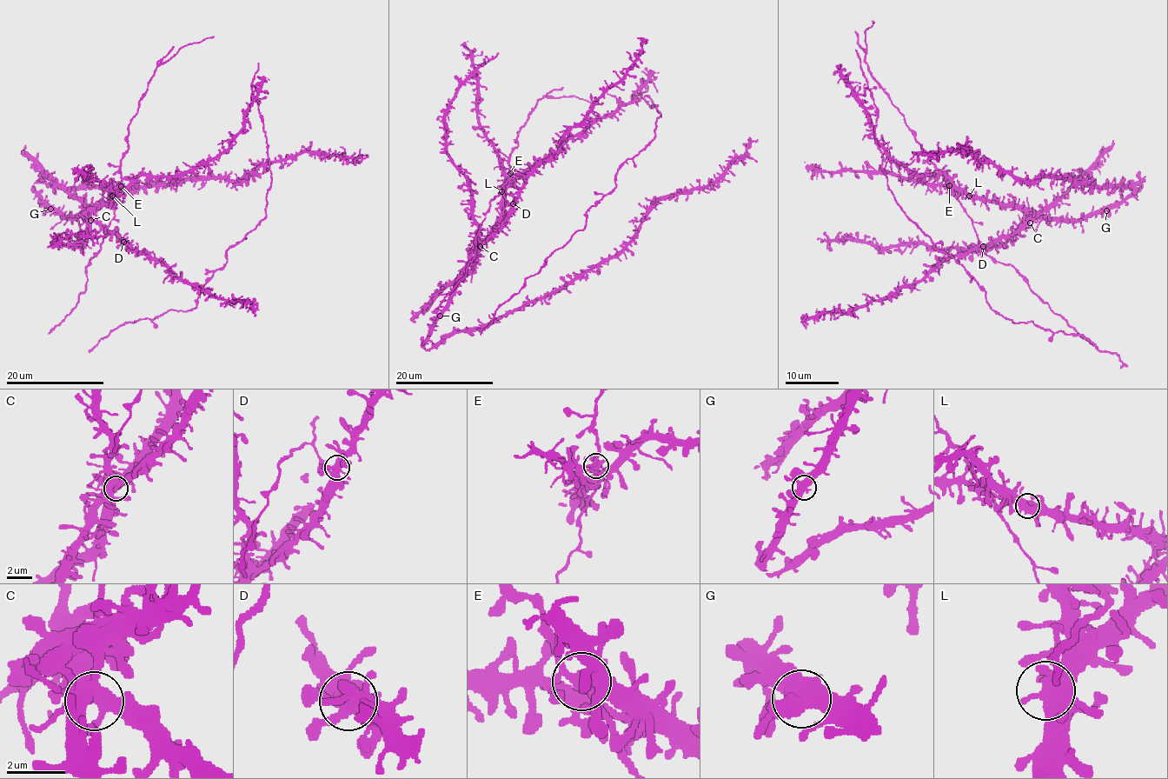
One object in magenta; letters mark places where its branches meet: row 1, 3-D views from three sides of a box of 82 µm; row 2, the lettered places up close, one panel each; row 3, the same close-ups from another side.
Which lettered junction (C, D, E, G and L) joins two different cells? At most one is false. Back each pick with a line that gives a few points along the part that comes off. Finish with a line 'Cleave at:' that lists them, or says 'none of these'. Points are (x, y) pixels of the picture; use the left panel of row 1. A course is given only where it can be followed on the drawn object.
Cleave at: none of these

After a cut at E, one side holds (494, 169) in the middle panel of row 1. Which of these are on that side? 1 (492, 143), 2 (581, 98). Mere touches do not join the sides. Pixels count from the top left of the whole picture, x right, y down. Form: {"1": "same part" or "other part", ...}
{"1": "same part", "2": "other part"}

